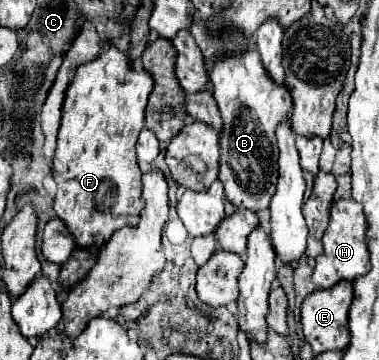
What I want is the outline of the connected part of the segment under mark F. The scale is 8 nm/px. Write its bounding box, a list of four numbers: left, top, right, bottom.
[53,45,159,249]

